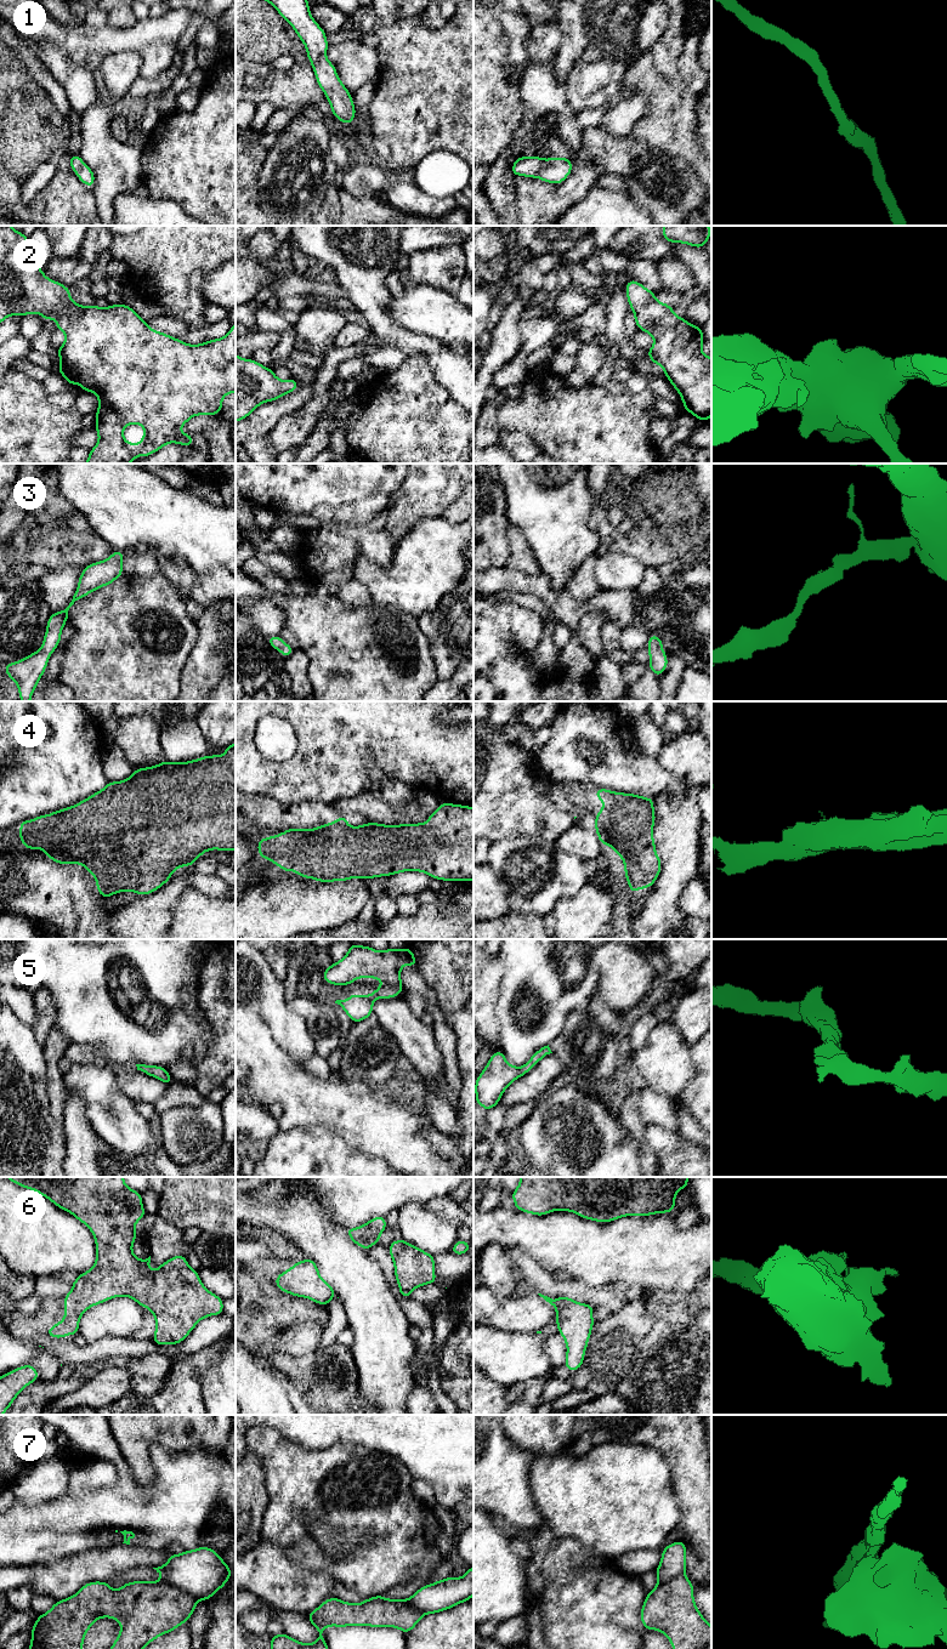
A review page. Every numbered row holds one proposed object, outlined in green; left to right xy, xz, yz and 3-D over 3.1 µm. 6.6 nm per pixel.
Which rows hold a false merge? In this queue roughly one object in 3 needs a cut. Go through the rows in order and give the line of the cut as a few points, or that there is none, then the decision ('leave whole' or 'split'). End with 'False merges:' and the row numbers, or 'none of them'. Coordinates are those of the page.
1: no cut | leave whole
2: no cut | leave whole
3: no cut | leave whole
4: no cut | leave whole
5: no cut | leave whole
6: no cut | leave whole
7: xy (163, 1579), (186, 1591), (197, 1601) | split
False merges: 7

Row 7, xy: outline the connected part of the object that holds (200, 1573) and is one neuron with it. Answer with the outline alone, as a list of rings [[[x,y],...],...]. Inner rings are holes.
[[[200,1546],[181,1554],[170,1553],[169,1560],[153,1568],[160,1577],[197,1600],[209,1600],[231,1579],[233,1570],[210,1547]]]

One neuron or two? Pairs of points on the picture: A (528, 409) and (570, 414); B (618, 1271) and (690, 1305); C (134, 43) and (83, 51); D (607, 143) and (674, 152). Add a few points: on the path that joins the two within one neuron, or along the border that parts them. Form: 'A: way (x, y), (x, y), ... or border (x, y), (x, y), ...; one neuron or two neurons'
A: way (538, 411), (560, 414); one neuron
B: border (695, 1288), (689, 1292), (667, 1291); two neurons
C: way (122, 41), (95, 41); one neuron
D: way (624, 147), (648, 146), (657, 149); one neuron

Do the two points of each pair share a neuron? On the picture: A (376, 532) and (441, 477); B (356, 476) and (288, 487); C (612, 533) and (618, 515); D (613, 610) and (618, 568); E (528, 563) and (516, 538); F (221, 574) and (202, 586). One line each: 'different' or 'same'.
A: same
B: same
C: different
D: different
E: same
F: same

